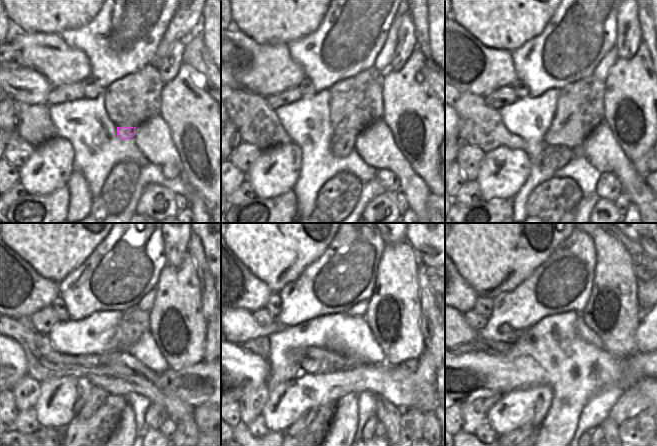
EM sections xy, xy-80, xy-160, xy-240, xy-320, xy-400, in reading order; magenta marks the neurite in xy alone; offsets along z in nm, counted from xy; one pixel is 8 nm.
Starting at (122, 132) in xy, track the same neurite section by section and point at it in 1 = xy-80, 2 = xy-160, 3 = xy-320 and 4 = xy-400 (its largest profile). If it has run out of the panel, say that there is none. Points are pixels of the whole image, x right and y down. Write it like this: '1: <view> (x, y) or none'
1: xy-80 (341, 146)
2: xy-160 (555, 156)
3: xy-320 (309, 415)
4: xy-400 (525, 426)

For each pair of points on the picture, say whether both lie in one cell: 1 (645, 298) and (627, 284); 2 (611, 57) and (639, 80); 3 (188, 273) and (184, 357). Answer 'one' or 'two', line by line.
1: two
2: two
3: one

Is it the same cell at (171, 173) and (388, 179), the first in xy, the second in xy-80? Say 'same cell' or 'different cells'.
same cell

